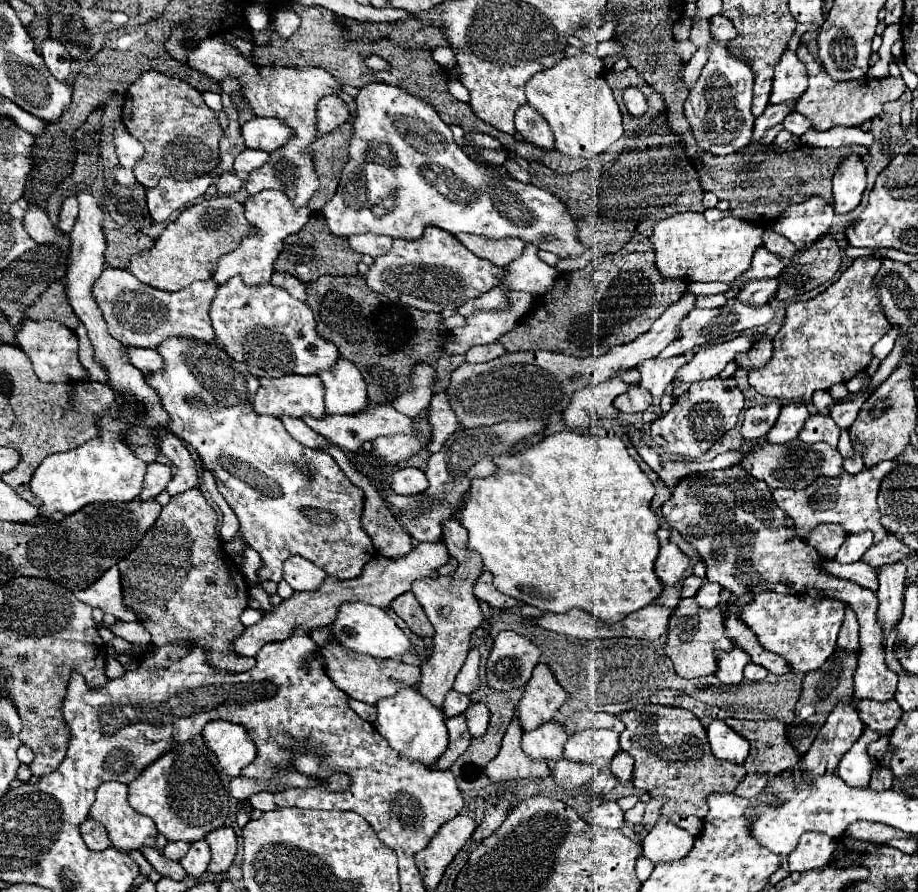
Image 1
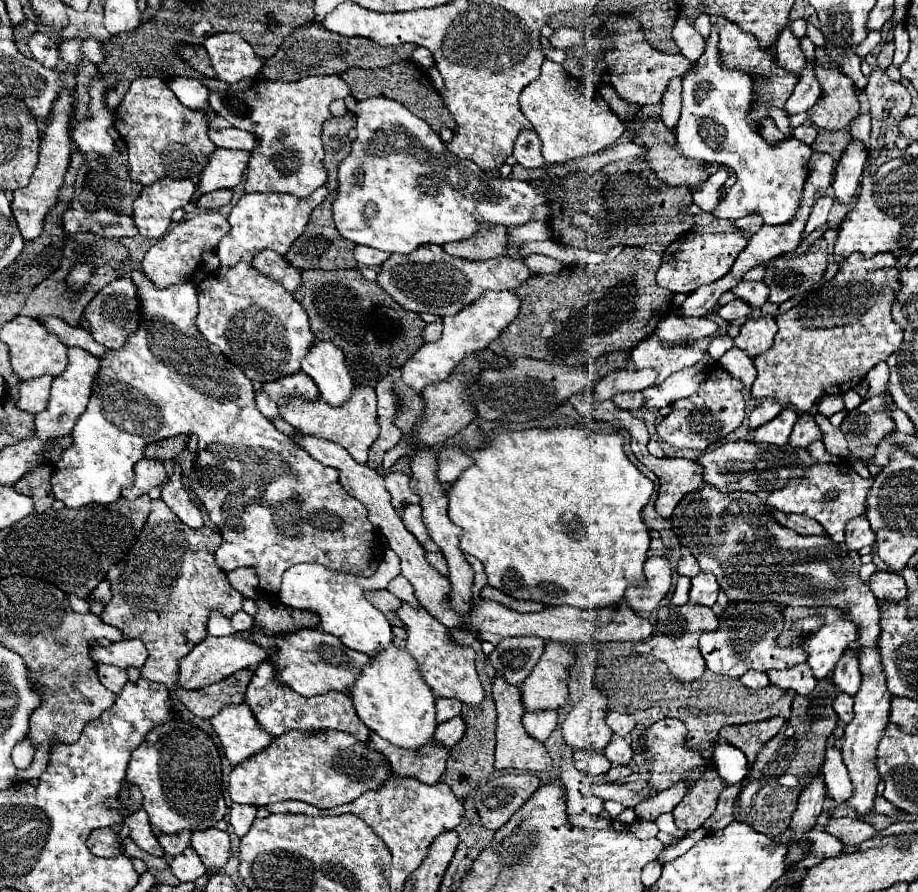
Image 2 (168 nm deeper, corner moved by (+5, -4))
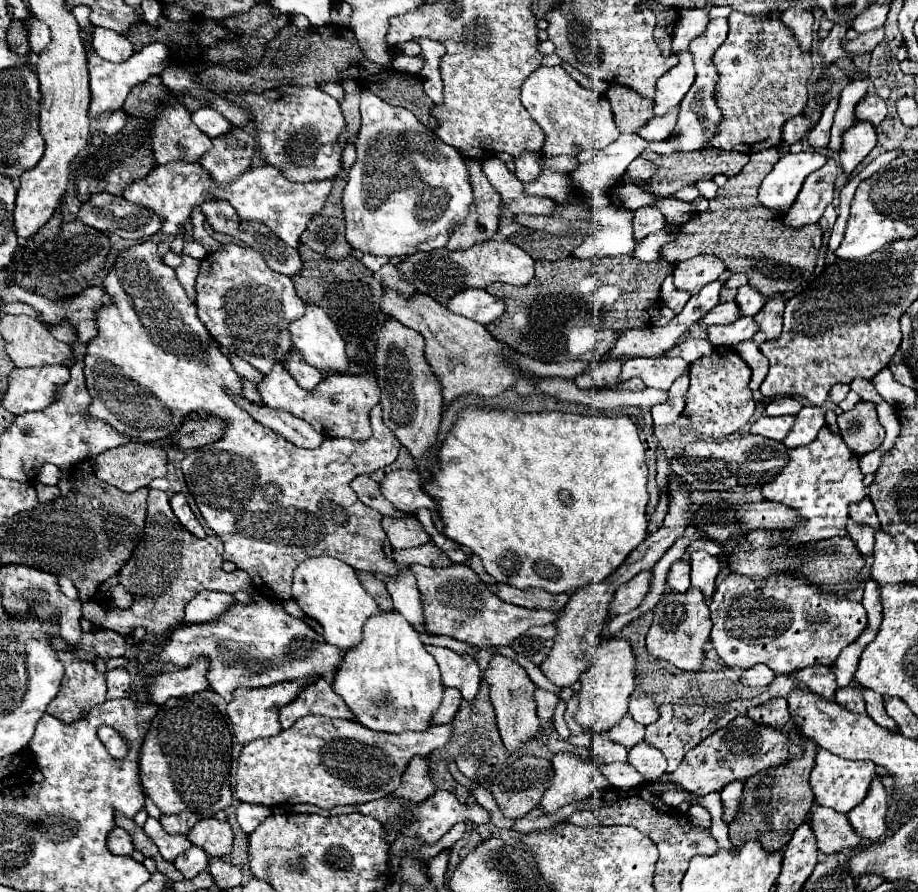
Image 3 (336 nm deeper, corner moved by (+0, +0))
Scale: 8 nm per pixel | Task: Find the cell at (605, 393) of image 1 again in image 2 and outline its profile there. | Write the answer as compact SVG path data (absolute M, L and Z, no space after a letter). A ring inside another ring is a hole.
M620 369L612 371L606 377L602 377L596 385L594 399L596 401L606 401L612 399L618 393L636 393L642 391L650 385L656 383L656 371L644 369L644 371L634 371L634 369Z

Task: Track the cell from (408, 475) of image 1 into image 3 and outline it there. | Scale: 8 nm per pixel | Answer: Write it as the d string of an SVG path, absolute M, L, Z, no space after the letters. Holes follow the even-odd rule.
M391 471L381 481L383 495L405 513L415 513L421 507L435 509L433 499L421 489L417 471Z

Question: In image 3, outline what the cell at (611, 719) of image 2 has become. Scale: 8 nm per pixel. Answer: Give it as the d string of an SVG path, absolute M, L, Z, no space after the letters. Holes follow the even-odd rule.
M649 697L631 699L627 713L629 713L633 719L637 719L637 723L641 723L641 725L651 725L651 723L655 723L657 717L659 717L657 705L655 705Z

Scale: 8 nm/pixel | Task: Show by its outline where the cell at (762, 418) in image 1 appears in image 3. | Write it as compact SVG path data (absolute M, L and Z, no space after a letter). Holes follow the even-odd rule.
M775 397L767 407L765 407L765 415L767 417L779 417L779 415L797 415L797 411L801 409L803 405L793 399L793 397Z

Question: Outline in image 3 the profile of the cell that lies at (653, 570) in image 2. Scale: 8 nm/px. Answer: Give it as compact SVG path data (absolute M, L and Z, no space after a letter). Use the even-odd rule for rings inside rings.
M641 571L629 583L623 583L617 589L617 593L609 605L611 613L619 615L619 613L629 613L629 611L637 609L643 603L643 599L647 597L647 593L651 591L651 577L653 577L651 571Z

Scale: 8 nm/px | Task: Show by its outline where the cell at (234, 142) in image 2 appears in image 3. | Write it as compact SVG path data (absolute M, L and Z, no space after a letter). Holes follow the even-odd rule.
M201 107L199 111L195 111L191 115L191 119L211 139L215 139L219 135L227 135L227 133L233 131L233 125L229 125L221 113L217 113L217 111L209 109L209 107Z

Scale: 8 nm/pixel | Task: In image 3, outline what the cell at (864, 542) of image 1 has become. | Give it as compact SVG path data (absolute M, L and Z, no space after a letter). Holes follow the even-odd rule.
M865 497L861 503L855 503L853 507L849 507L849 517L859 523L859 525L869 525L871 529L879 529L879 521L877 521L877 513L873 509L873 503L869 497Z

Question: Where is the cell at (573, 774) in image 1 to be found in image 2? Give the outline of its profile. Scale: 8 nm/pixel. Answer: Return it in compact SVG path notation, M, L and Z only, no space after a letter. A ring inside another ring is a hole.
M574 751L574 765L588 777L604 775L612 767L612 763L606 759L602 751Z

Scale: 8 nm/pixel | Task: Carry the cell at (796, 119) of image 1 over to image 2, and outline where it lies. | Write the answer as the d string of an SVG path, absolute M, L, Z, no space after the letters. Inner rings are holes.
M800 125L800 127L796 127L796 129L794 129L794 137L796 137L798 141L806 143L806 145L812 145L812 143L814 143L814 139L818 137L818 133L816 133L816 129L814 129L814 127Z

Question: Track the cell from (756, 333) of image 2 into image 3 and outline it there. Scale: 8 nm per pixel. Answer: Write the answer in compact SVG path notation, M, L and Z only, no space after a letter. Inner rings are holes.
M773 297L765 303L765 307L753 317L755 323L759 325L759 331L765 335L767 341L777 339L781 335L781 315L783 315L785 299L783 297Z

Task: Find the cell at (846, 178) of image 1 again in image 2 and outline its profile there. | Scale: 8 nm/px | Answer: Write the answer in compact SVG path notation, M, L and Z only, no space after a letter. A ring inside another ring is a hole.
M852 141L844 147L838 165L836 165L836 173L834 173L834 193L836 199L844 205L852 203L858 187L860 187L860 179L862 179L862 171L864 171L864 163L866 163L866 145L862 141Z

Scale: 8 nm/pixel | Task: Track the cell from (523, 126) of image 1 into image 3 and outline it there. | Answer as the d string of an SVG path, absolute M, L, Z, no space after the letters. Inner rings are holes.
M523 151L523 153L515 159L515 175L517 175L523 183L533 181L541 171L543 171L543 155L541 155L541 153Z

